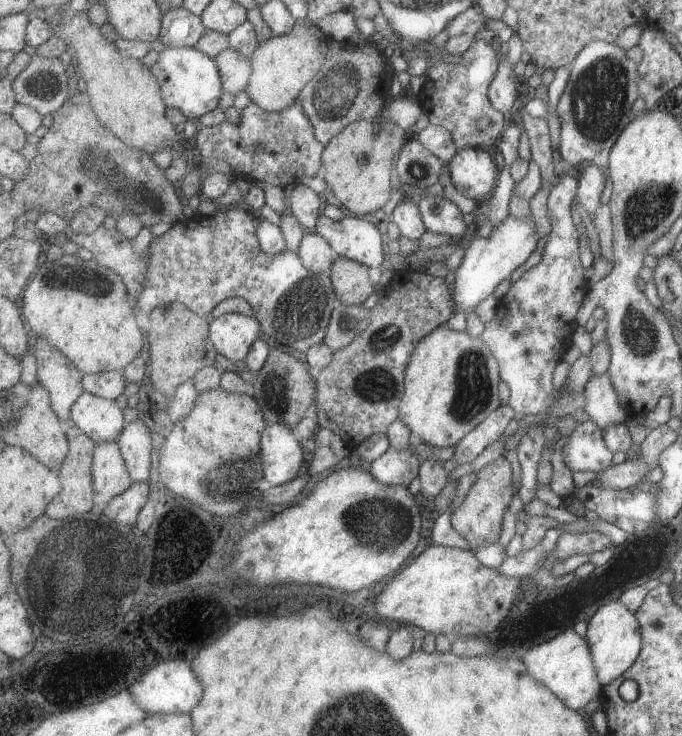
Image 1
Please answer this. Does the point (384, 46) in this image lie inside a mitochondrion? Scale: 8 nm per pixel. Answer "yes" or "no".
no

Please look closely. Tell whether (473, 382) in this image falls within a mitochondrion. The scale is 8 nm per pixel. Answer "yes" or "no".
yes

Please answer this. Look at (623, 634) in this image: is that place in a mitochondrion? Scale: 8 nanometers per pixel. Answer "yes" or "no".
no

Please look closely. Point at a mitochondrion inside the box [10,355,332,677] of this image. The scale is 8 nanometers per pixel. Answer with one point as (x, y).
(73, 592)

